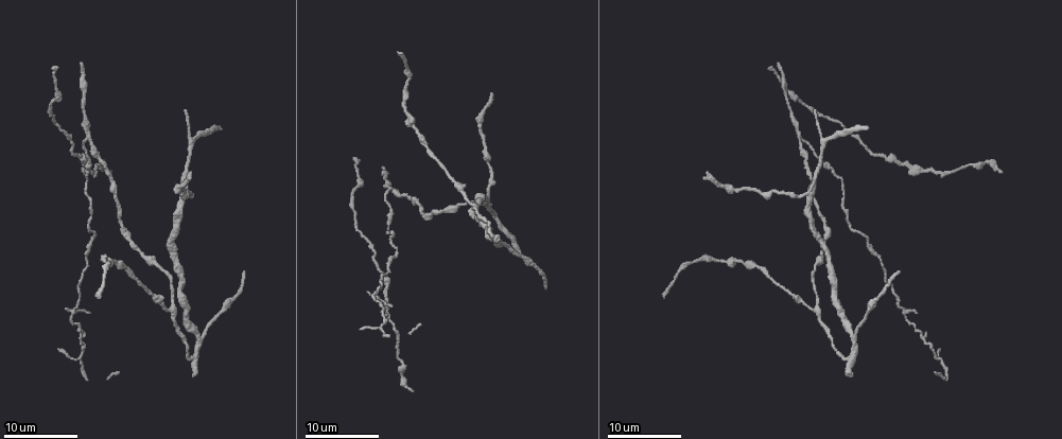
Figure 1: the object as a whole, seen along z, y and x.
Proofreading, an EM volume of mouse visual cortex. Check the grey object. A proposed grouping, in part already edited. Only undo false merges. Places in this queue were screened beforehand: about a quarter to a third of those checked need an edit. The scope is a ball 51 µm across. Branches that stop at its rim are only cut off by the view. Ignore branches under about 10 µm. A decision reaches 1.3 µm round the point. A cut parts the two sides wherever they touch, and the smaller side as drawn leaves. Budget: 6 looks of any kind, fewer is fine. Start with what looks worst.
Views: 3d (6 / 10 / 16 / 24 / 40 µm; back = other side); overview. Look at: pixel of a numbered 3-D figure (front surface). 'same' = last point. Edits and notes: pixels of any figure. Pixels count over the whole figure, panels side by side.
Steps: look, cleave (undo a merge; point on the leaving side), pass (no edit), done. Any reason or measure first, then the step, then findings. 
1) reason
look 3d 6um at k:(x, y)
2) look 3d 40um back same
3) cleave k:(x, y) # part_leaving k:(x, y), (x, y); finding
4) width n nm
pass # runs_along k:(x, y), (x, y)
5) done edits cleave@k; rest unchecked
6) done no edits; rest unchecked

side arm on a straight run
look 3d 10um at 1:(800, 138)

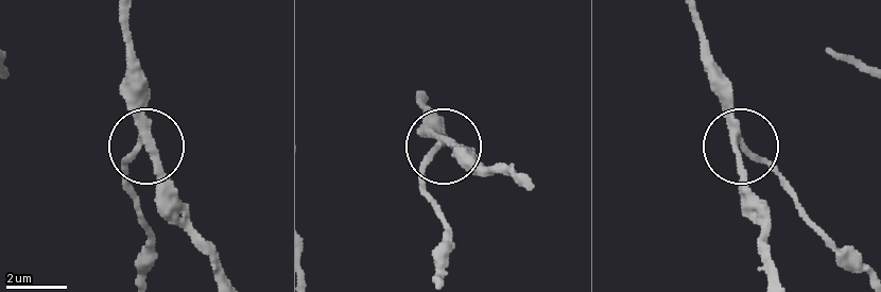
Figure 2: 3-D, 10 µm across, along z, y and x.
arms 3
cleave 2:(127, 181) # part_leaving 2:(133, 153), (125, 183), (148, 236), (145, 274); a second neuron is stuck on

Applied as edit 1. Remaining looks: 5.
look 3d 6um at 1:(489, 194)

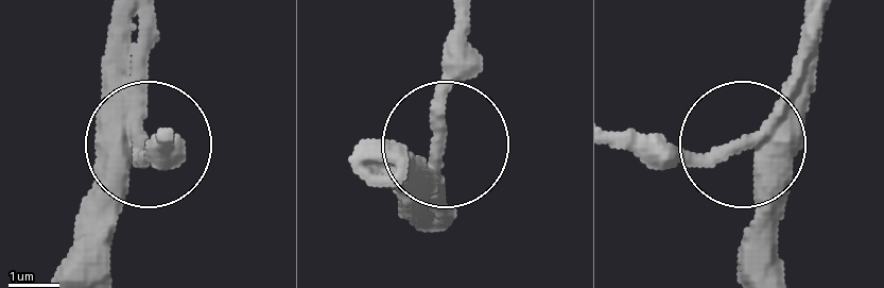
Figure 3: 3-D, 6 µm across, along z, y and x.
width 410 nm
pass # runs_along 3:(781, 265), (760, 150), (625, 150); one neuron here

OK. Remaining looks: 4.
sudden change in width
look 3d 10um at 1:(118, 221)

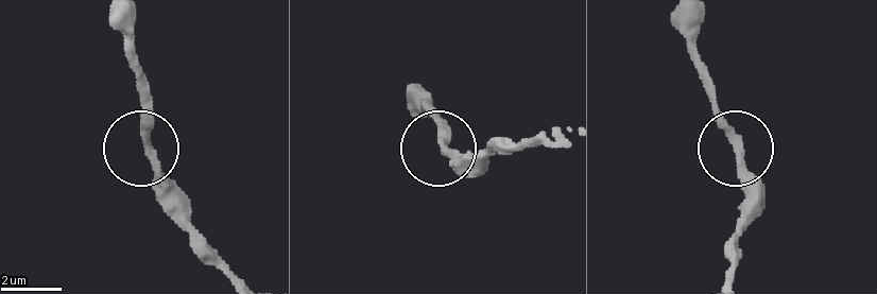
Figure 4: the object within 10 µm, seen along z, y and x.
look 3d 10um back at 4:(153, 149)

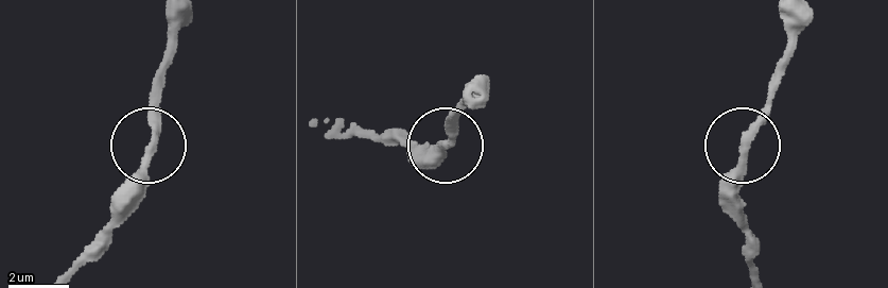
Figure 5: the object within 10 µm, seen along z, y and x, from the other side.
pass # runs_along 5:(128, 203), (151, 137), (151, 79); all the same neuron

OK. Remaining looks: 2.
done edits cleave@2; rest unchecked

